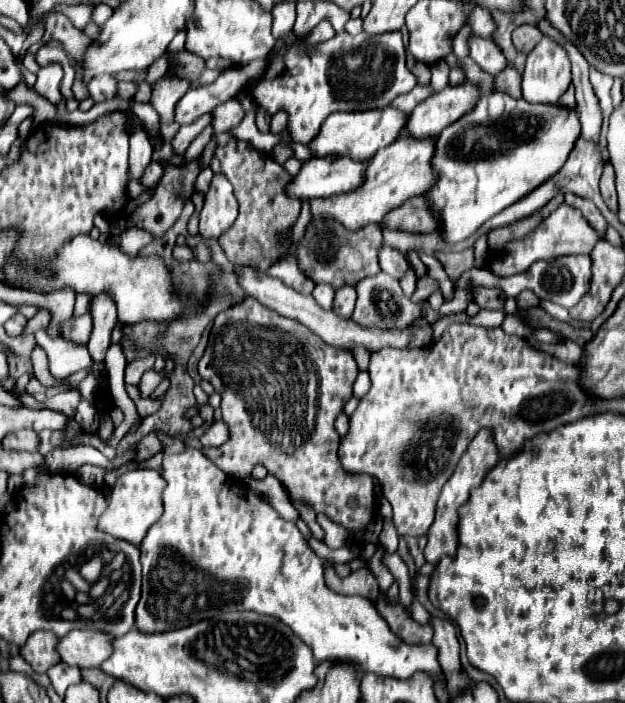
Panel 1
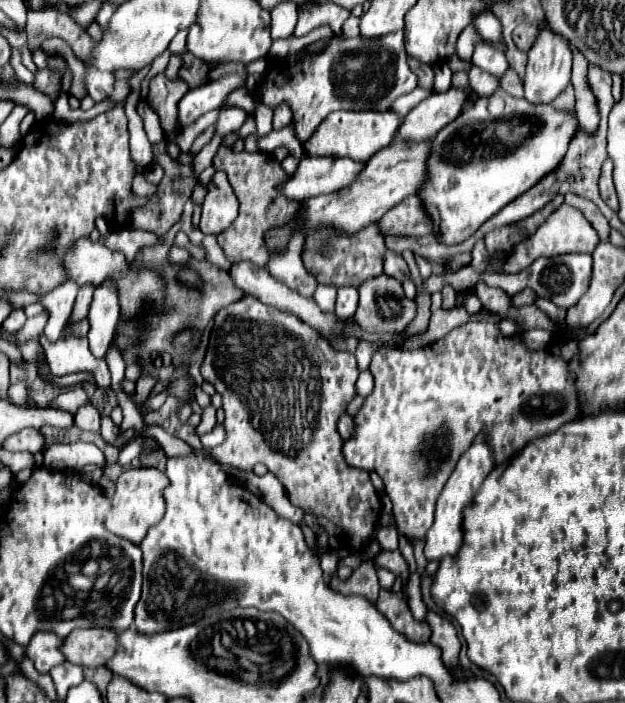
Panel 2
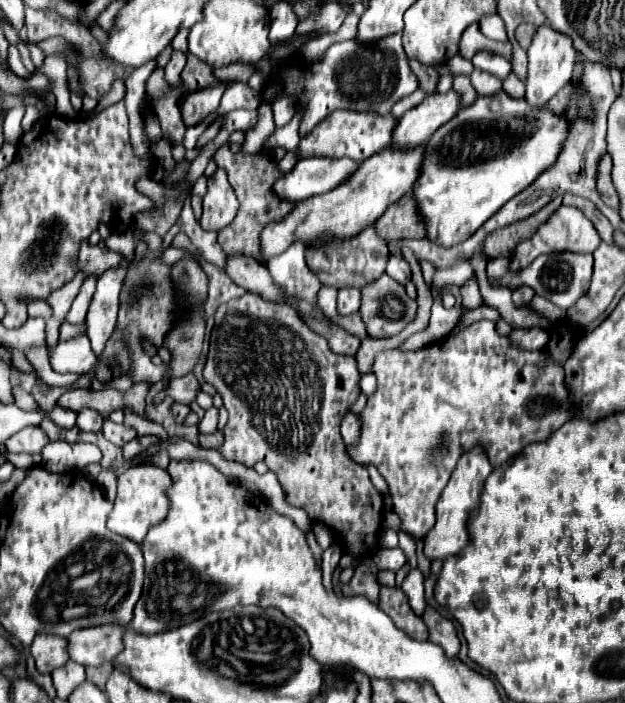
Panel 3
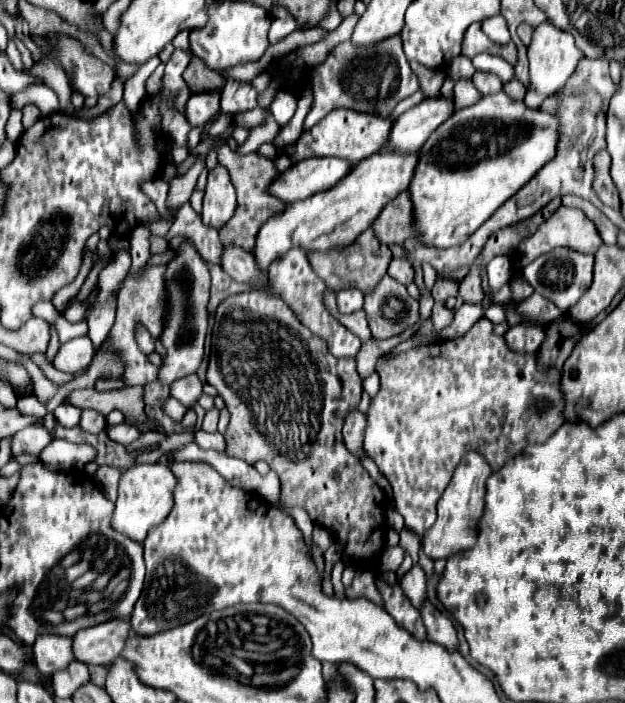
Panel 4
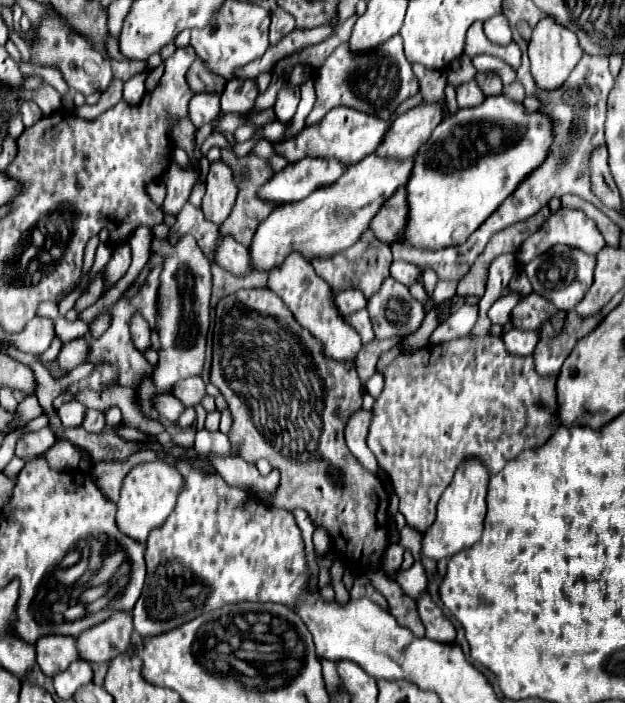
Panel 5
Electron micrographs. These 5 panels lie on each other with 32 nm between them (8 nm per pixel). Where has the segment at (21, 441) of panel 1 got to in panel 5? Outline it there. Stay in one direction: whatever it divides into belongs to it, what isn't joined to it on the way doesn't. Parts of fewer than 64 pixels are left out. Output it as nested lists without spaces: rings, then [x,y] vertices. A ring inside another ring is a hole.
[[[45,427],[38,432],[30,432],[26,436],[22,436],[16,444],[16,454],[20,458],[32,458],[32,456],[40,456],[44,454],[52,444],[56,442],[56,436],[50,430],[50,427]]]

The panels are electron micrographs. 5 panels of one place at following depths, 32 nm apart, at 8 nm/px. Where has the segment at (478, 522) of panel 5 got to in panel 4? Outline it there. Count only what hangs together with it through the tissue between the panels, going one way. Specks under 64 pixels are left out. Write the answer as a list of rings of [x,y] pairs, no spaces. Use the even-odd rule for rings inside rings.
[[[470,452],[464,456],[464,460],[458,464],[448,488],[444,490],[444,496],[438,500],[438,518],[434,526],[422,536],[422,550],[428,558],[440,560],[450,558],[464,548],[472,548],[476,544],[476,536],[480,534],[478,522],[484,510],[484,494],[486,494],[486,480],[492,474],[486,460],[482,460],[480,454]]]

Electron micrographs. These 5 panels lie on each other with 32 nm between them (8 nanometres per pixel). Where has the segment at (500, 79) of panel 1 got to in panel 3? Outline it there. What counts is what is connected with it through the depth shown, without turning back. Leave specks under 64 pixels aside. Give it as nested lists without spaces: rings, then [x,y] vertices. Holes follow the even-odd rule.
[[[514,74],[504,80],[504,92],[508,92],[512,98],[522,98],[524,96],[524,82],[520,82]]]

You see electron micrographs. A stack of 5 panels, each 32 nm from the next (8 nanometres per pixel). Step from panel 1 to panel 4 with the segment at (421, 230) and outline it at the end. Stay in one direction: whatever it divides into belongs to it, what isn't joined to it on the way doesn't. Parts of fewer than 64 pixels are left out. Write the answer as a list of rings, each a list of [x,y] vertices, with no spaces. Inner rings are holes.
[[[400,192],[396,200],[390,200],[380,212],[380,216],[372,222],[372,230],[376,238],[384,244],[404,244],[414,236],[412,232],[412,204],[410,194]]]

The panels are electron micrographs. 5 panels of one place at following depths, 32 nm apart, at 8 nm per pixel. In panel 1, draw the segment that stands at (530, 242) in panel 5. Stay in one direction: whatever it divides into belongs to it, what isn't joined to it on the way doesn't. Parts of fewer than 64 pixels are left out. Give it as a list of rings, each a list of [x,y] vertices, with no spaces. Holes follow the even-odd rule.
[[[560,204],[532,234],[510,242],[506,252],[490,262],[490,270],[498,276],[520,274],[520,272],[526,272],[530,268],[530,264],[534,264],[536,260],[552,260],[552,258],[566,256],[566,254],[590,254],[598,240],[600,238],[598,238],[596,230],[588,224],[588,220],[584,220],[584,216],[578,208]]]

